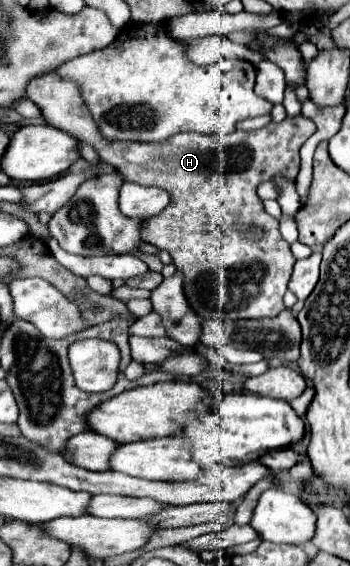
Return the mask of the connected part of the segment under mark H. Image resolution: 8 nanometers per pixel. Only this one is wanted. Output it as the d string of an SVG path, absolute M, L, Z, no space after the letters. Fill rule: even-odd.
M50 71L48 75L44 73L30 79L26 95L38 105L46 123L92 145L100 159L120 171L126 181L134 181L138 185L154 185L168 191L168 207L142 225L140 237L144 243L152 243L160 249L166 249L172 255L176 267L184 271L184 291L190 301L190 307L200 319L258 319L274 317L284 309L282 297L292 275L294 257L290 253L290 245L278 231L278 219L264 211L262 201L256 195L256 185L260 181L272 179L276 173L296 179L300 169L298 151L304 141L314 133L314 121L306 119L300 113L296 117L286 117L282 123L268 123L256 131L234 131L230 135L178 133L160 143L110 143L100 137L100 131L82 101L78 83L60 77L56 71ZM242 227L260 227L260 239L250 239L250 235L242 233Z

